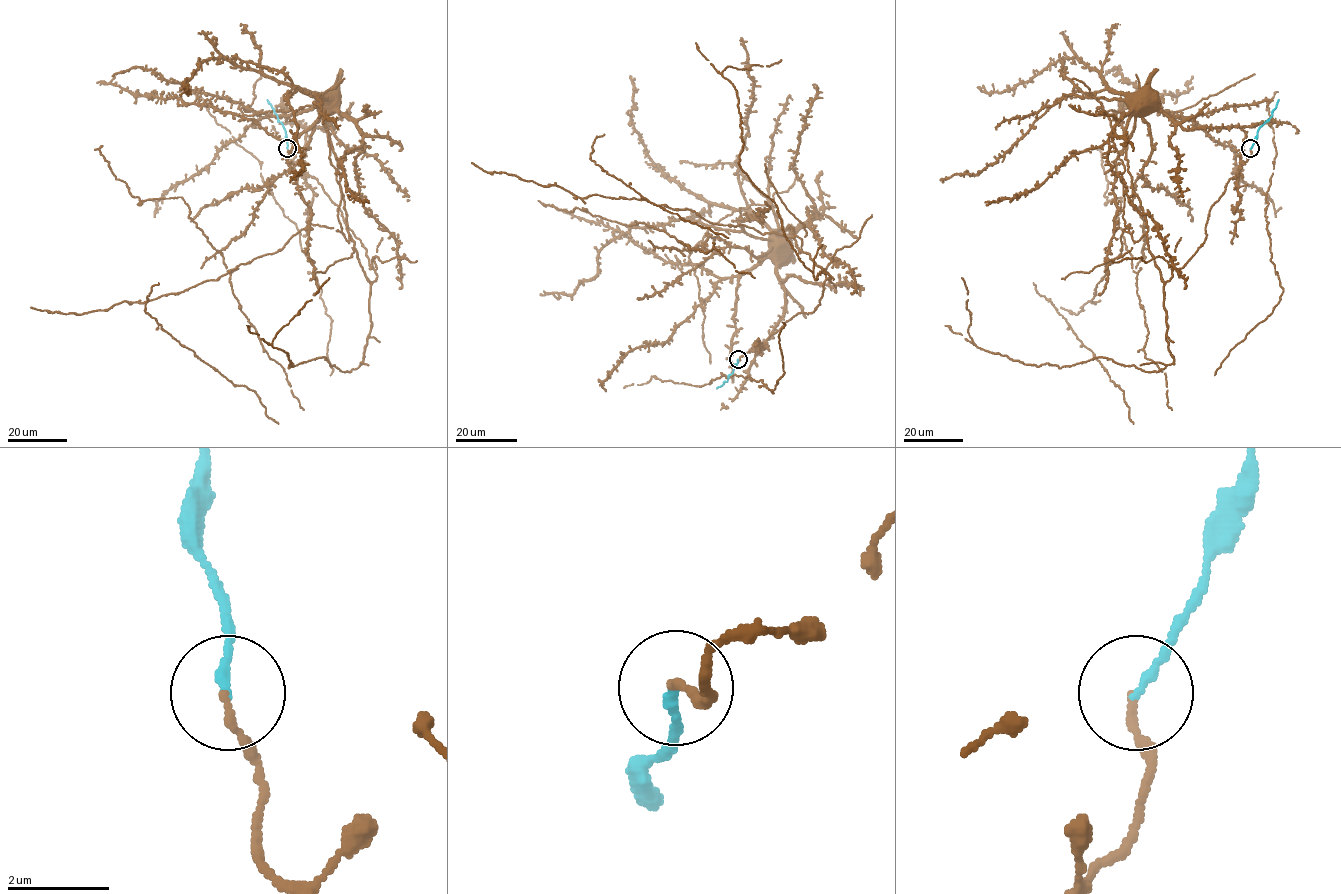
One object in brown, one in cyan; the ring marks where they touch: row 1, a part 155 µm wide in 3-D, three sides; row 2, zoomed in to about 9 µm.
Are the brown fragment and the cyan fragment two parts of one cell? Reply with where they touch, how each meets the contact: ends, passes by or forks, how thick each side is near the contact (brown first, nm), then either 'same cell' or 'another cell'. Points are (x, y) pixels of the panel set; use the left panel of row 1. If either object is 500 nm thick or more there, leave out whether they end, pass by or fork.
place (287, 148); brown ends; cyan ends; calibres 150 and 170 nm; same cell

